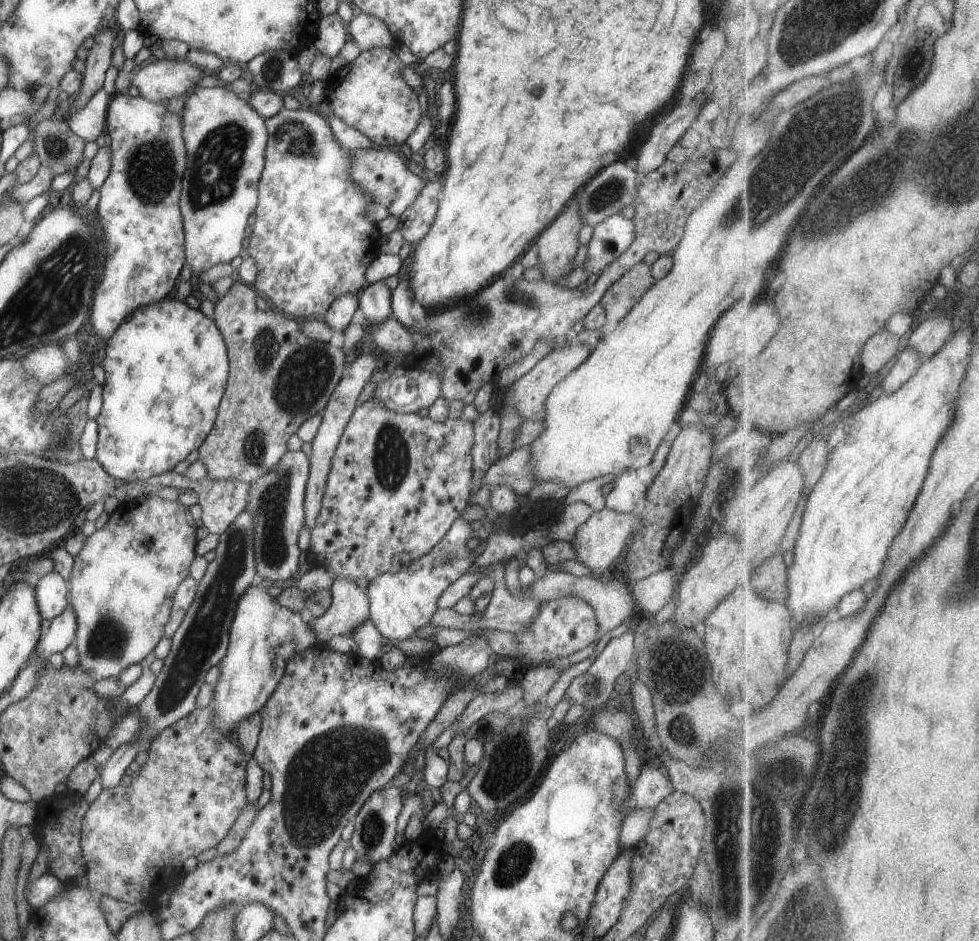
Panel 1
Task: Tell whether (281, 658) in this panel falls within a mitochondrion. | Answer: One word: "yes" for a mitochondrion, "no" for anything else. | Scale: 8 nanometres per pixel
no

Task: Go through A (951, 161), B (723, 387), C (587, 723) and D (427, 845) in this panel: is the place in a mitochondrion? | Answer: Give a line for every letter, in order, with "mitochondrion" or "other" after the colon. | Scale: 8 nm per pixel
A: mitochondrion
B: other
C: other
D: other

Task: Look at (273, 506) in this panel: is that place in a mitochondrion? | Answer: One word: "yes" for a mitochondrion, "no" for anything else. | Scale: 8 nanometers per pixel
yes

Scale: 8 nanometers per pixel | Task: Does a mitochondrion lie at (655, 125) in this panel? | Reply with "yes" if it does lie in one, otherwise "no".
no

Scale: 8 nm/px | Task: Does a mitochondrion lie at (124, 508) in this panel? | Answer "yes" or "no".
no

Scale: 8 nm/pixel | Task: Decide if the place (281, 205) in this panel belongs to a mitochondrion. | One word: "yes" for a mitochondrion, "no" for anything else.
no

